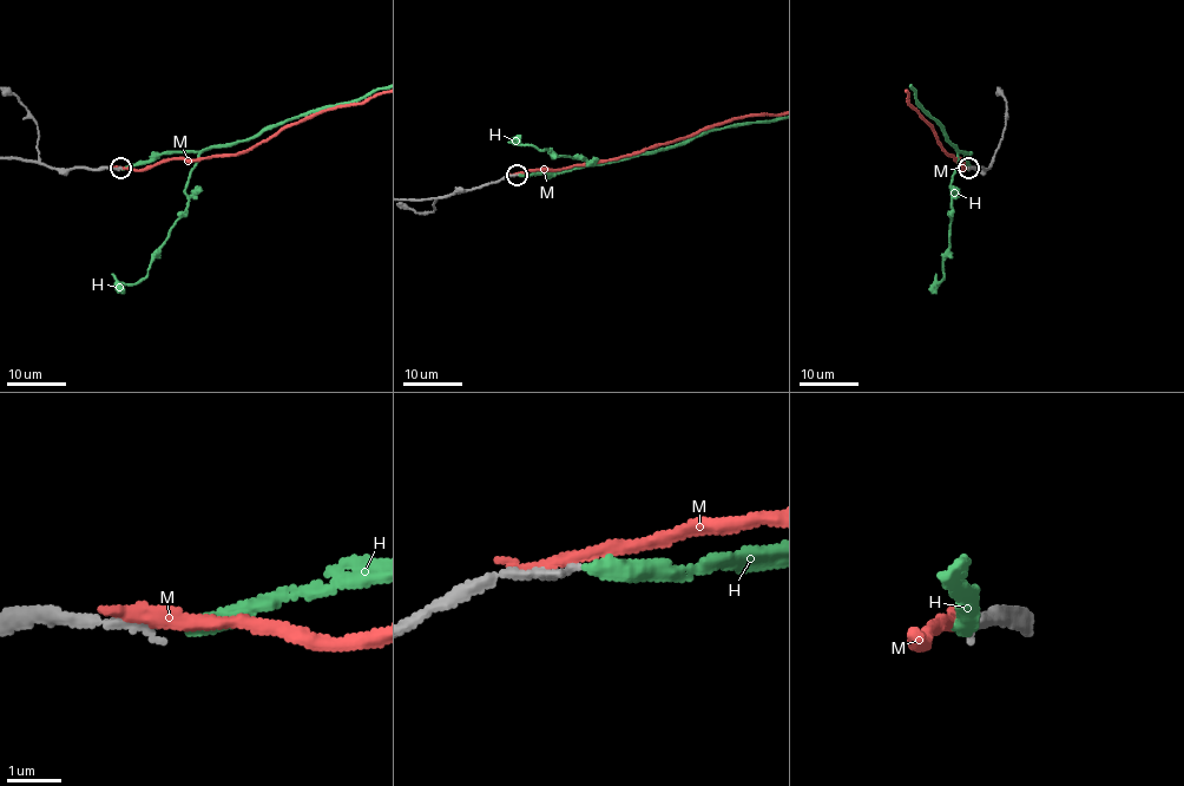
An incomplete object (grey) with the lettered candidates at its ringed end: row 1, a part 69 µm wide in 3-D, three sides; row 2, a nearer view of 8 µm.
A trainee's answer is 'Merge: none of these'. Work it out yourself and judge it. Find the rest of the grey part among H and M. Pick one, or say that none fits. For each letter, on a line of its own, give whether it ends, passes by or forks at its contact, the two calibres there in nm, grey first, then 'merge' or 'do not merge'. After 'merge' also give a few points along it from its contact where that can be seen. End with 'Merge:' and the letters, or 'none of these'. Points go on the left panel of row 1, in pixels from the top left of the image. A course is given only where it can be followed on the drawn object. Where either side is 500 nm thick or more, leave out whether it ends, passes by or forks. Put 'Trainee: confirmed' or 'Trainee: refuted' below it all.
H: it ends there; 180 nm thick on the grey side, 320 nm on the other; do not merge
M: it ends there; 240 nm thick on the grey side, 300 nm on the other; do not merge
Merge: none of these
Trainee: confirmed

